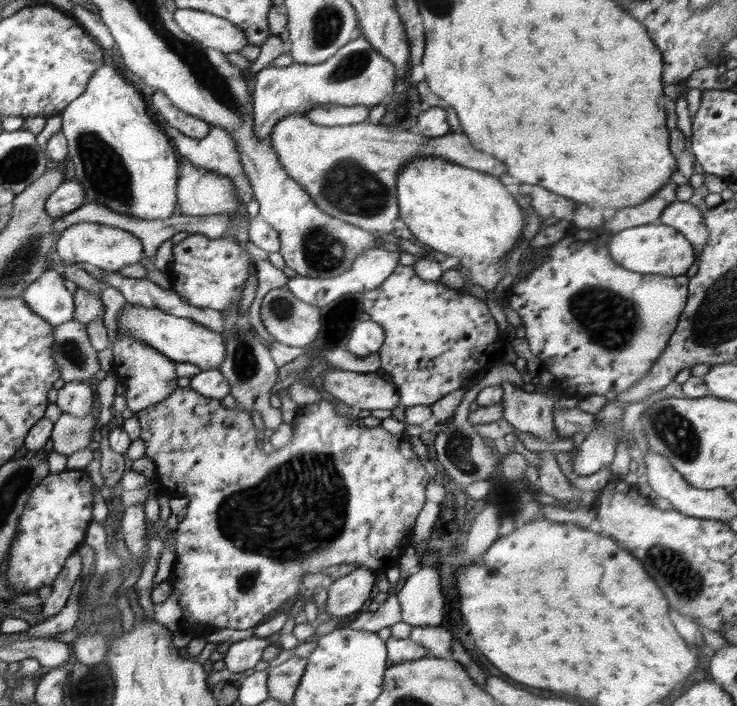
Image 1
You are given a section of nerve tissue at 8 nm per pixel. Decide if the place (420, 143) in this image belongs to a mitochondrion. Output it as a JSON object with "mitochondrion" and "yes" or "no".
{"mitochondrion":"no"}

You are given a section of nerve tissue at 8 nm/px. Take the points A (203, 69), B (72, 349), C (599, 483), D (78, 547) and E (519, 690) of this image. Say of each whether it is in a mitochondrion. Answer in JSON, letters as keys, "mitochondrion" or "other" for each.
{"A":"mitochondrion","B":"mitochondrion","C":"other","D":"other","E":"other"}

